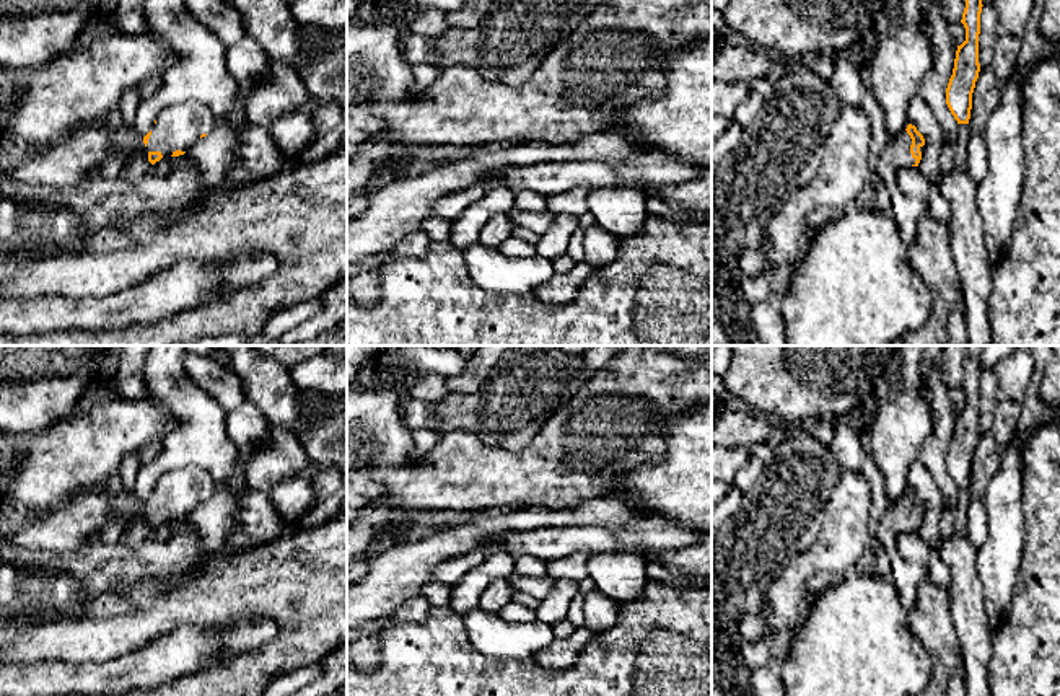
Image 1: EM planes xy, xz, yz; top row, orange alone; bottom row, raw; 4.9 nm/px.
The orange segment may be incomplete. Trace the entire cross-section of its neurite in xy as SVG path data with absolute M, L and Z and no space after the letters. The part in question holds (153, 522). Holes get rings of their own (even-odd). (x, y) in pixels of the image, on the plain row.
M199 466L179 468L160 476L155 491L143 502L148 526L184 520L189 512L205 502L215 491L210 474Z

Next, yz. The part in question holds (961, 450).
M969 346L966 354L966 373L961 388L966 393L966 406L957 411L953 440L946 453L946 469L957 489L969 489L972 458L979 443L979 399L982 378L983 346Z

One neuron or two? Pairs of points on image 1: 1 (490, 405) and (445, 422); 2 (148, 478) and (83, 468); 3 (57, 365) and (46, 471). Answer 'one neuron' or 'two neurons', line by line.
1: one neuron
2: two neurons
3: two neurons

